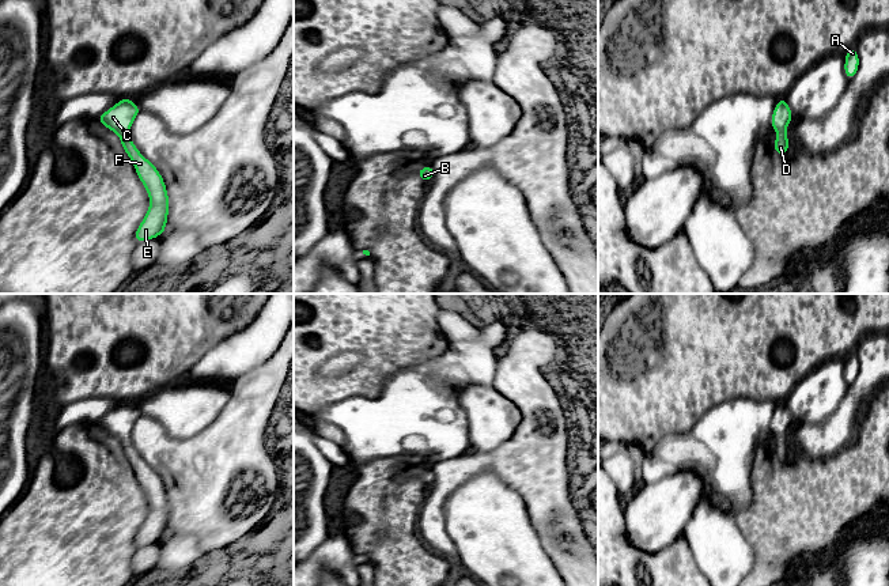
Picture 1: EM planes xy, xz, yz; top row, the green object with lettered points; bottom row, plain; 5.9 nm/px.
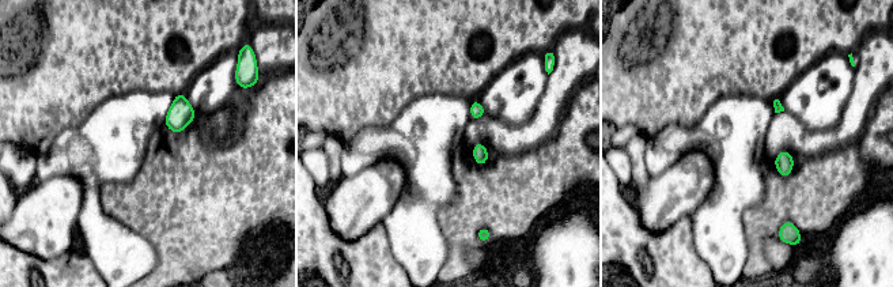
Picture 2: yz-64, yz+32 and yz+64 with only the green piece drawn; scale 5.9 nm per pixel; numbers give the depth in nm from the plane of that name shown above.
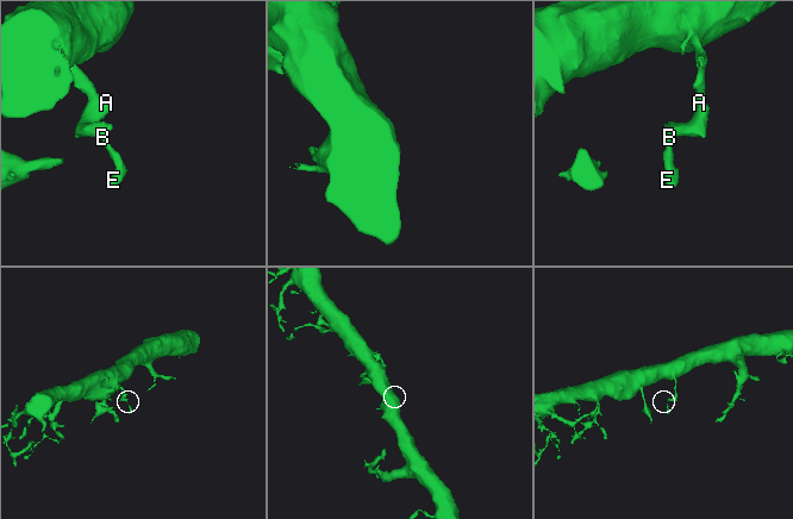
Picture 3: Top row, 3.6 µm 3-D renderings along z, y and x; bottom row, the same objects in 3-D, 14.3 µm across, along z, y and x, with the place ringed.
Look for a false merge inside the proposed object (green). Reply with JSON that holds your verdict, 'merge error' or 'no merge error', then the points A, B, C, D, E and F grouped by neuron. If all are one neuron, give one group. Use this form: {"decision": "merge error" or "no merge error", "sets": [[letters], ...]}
{"decision": "no merge error", "sets": [["A", "B", "C", "D", "E", "F"]]}

